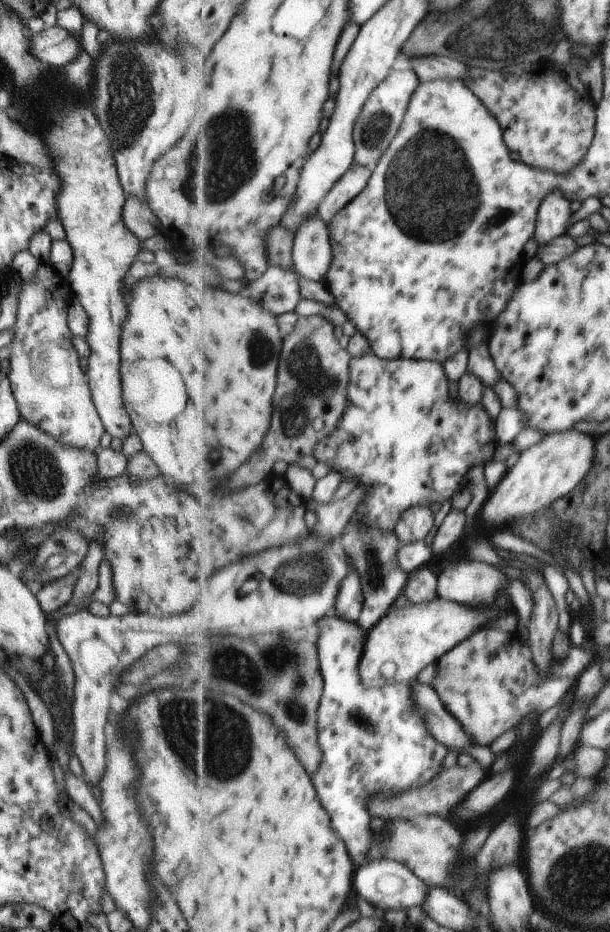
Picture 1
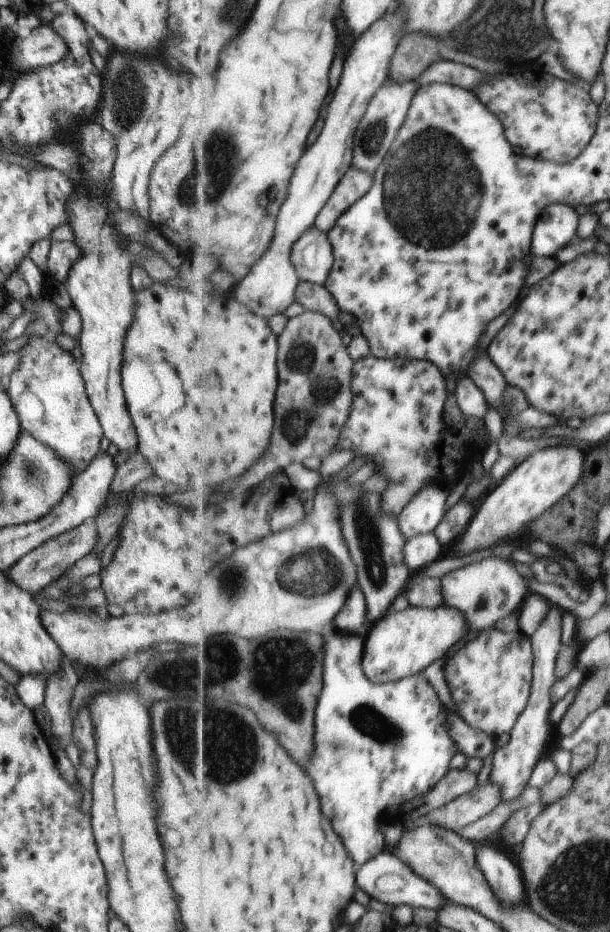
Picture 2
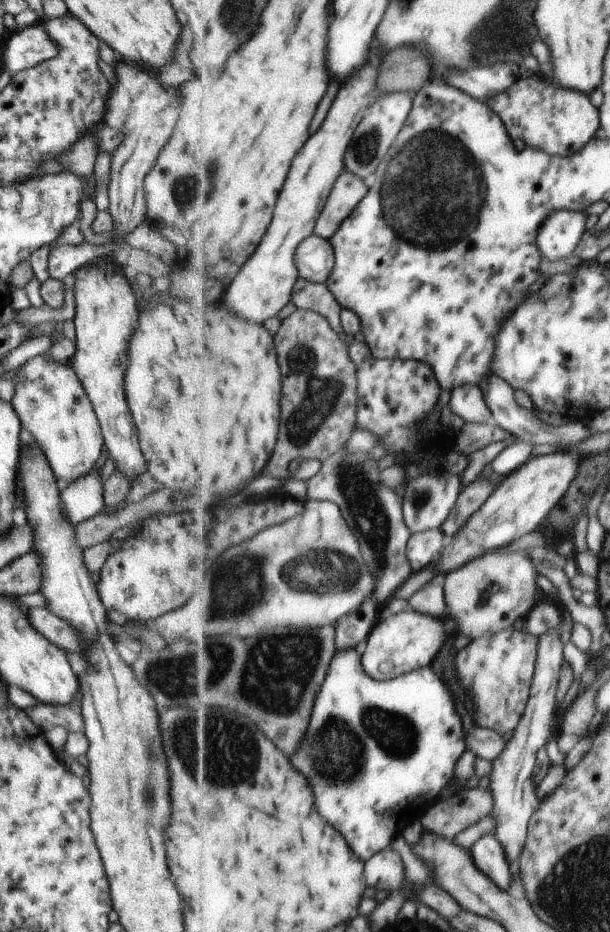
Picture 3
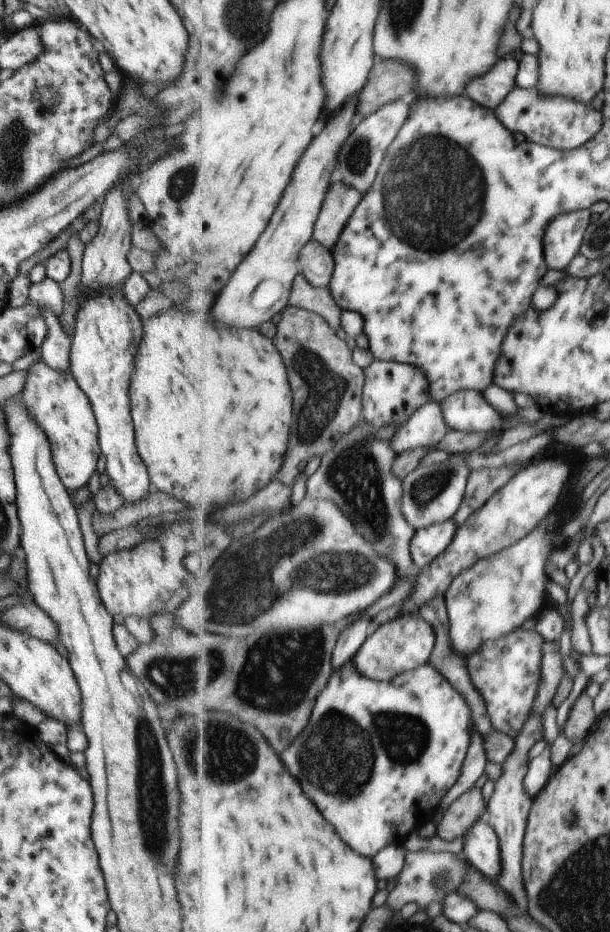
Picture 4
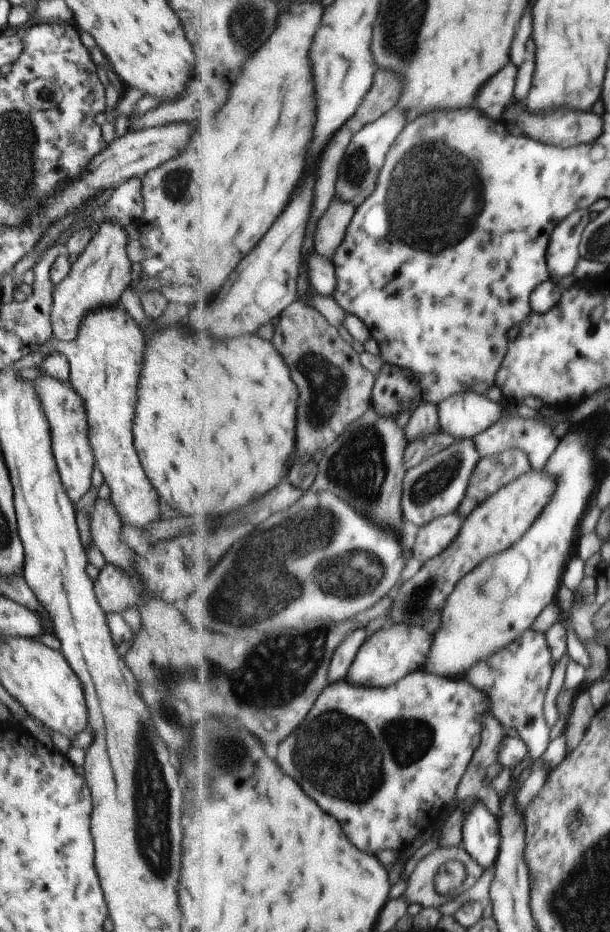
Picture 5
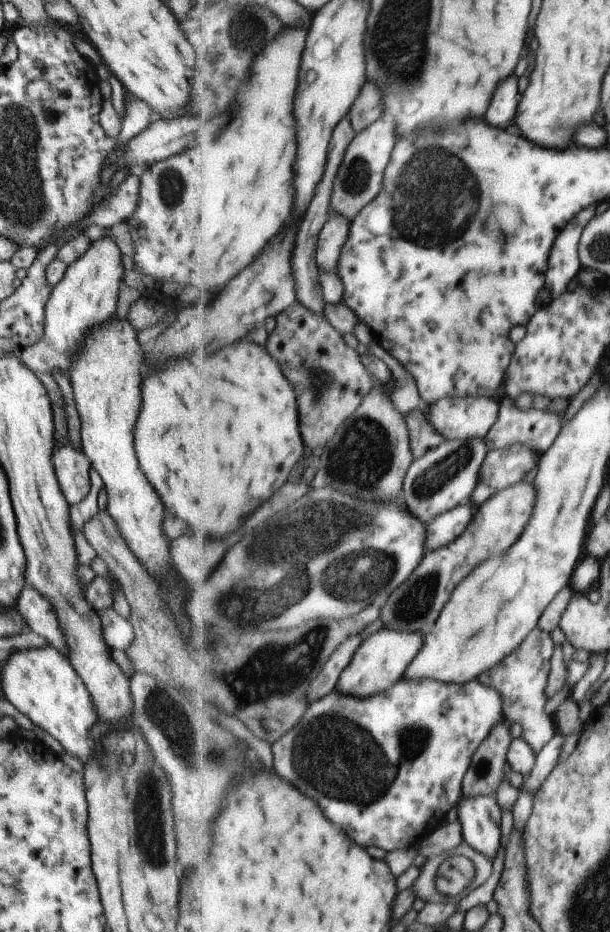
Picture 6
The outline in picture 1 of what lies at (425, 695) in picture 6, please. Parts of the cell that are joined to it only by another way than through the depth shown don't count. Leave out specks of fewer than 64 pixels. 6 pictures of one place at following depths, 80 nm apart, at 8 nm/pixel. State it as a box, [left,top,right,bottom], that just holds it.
[313,615,447,867]

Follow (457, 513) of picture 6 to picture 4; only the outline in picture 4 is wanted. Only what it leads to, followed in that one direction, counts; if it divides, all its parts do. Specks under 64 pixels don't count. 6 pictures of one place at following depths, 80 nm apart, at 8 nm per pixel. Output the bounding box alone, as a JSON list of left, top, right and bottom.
[410,519,459,570]

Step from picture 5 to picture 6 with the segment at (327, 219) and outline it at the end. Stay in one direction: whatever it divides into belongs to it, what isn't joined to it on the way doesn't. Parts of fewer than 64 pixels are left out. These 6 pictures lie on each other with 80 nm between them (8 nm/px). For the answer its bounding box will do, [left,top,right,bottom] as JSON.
[316,212,351,273]

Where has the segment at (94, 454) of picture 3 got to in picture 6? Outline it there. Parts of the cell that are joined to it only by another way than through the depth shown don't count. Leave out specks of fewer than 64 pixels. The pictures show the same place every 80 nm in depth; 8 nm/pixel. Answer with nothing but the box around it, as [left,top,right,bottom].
[52,440,89,506]

